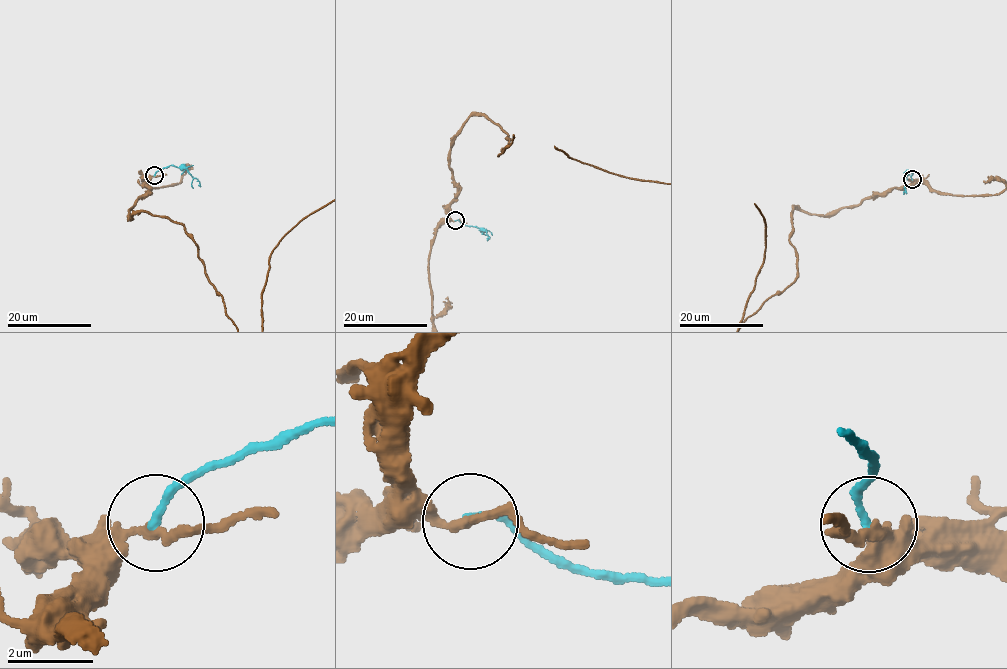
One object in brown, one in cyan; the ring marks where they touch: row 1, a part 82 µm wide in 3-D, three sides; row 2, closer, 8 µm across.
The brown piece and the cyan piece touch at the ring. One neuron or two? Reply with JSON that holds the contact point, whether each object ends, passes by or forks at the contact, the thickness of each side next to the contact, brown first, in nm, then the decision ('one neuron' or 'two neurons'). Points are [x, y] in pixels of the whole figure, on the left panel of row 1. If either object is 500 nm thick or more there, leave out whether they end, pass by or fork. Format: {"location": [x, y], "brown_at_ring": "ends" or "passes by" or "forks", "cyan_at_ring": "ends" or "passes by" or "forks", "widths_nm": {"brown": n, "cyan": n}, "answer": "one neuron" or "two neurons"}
{"location": [154, 175], "brown_at_ring": "passes by", "cyan_at_ring": "ends", "widths_nm": {"brown": 190, "cyan": 190}, "answer": "two neurons"}

